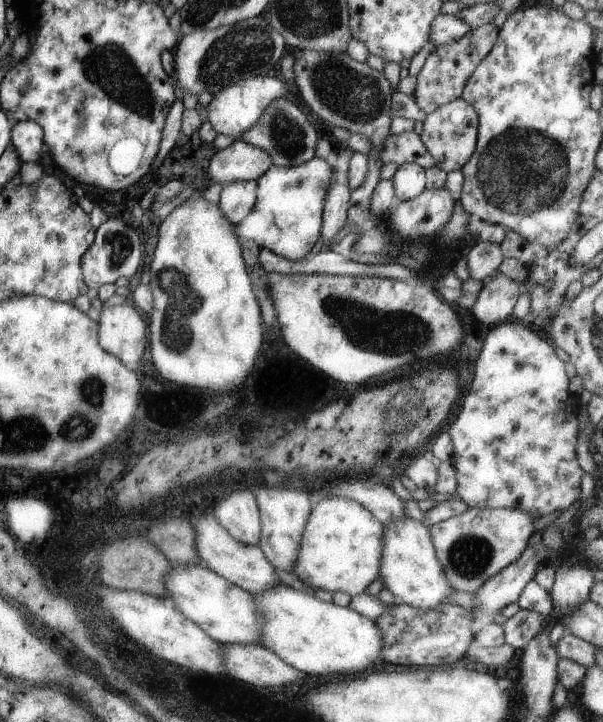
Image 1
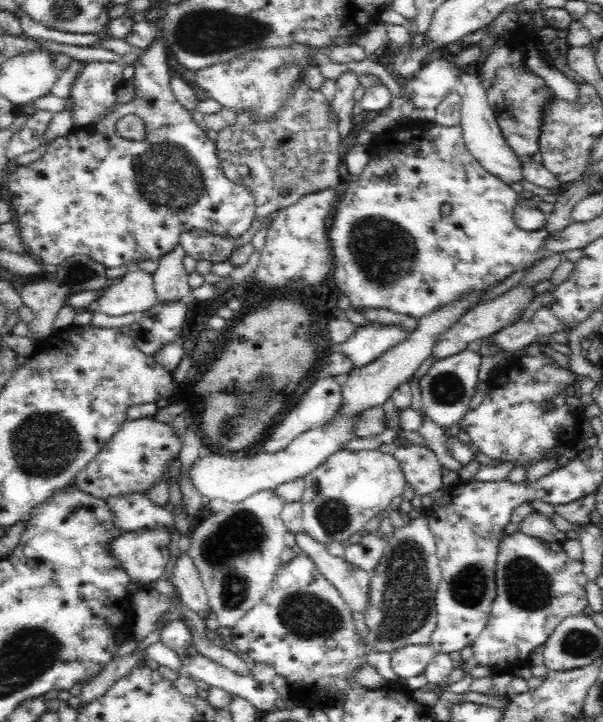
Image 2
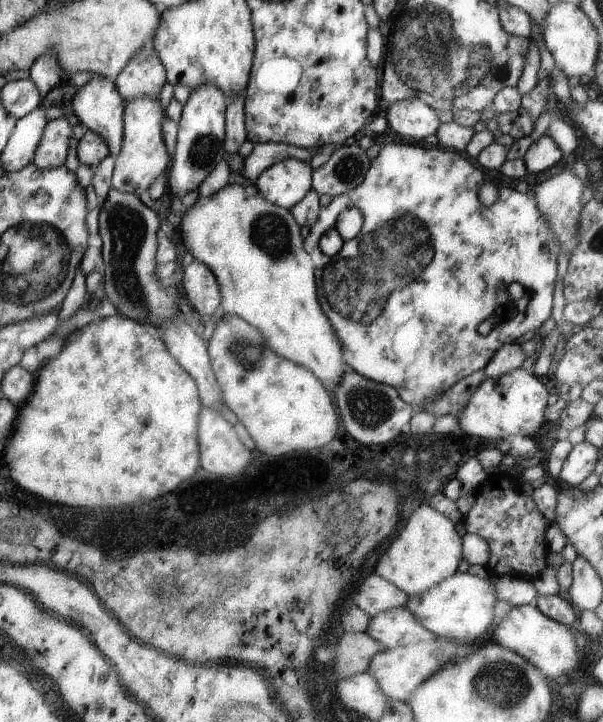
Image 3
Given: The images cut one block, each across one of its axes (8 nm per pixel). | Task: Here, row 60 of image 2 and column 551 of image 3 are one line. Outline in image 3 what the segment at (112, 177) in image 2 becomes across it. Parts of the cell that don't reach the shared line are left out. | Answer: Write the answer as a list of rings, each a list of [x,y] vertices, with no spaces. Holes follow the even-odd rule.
[[[545,134],[528,147],[522,160],[529,174],[537,174],[551,168],[563,156],[555,142]]]

